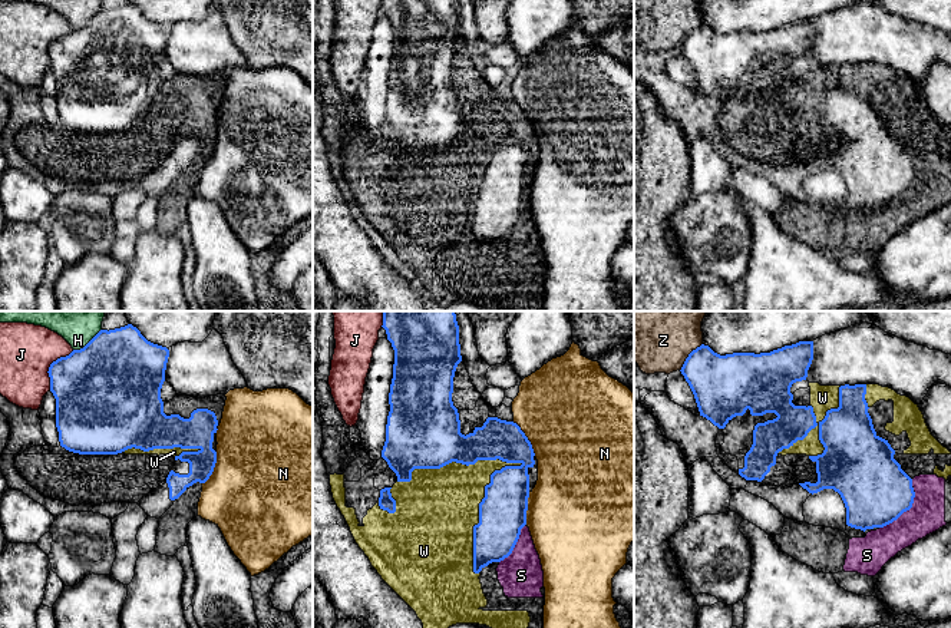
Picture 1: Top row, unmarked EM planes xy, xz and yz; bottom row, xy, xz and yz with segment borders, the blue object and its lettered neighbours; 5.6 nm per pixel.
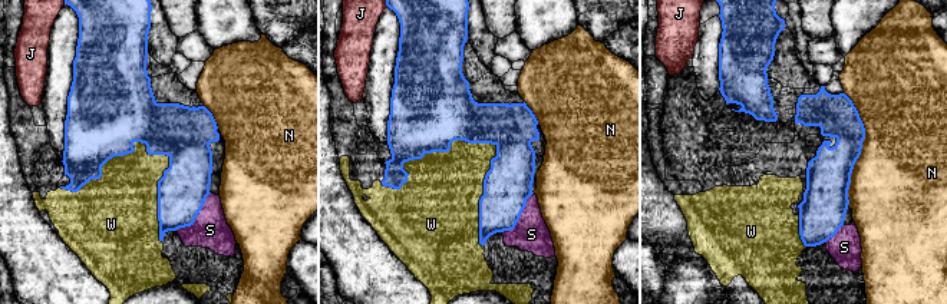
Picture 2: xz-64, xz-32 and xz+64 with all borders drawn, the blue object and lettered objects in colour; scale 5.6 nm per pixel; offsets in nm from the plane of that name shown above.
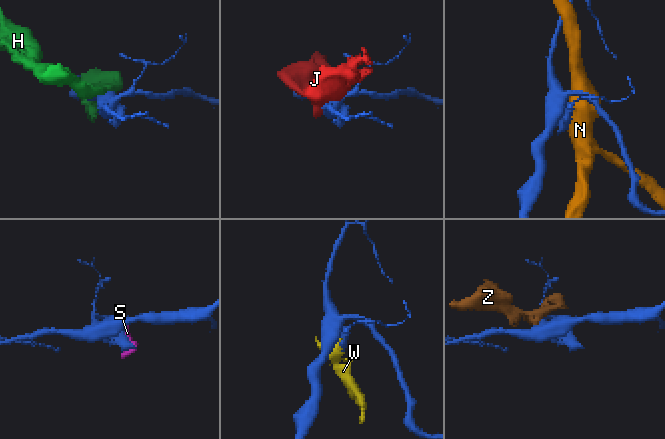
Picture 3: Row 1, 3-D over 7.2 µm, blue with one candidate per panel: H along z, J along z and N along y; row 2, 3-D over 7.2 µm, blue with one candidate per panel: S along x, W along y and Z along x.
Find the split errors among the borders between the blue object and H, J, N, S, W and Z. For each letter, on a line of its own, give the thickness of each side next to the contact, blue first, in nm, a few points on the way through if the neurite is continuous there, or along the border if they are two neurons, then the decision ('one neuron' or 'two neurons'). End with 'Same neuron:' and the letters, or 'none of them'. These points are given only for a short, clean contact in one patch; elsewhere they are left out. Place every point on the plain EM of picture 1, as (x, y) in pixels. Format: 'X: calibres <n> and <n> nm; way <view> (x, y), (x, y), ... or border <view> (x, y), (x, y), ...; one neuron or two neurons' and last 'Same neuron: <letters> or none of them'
H: calibres 500 and 150 nm; two neurons
J: calibres 420 and 300 nm; two neurons
N: calibres 220 and 500 nm; two neurons
S: calibres 380 and 200 nm; two neurons
W: calibres 280 and 300 nm; two neurons
Z: calibres 340 and 280 nm; two neurons
Same neuron: none of them

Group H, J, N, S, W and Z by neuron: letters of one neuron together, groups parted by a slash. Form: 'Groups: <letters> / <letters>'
Groups: H / J / N / S W / Z

